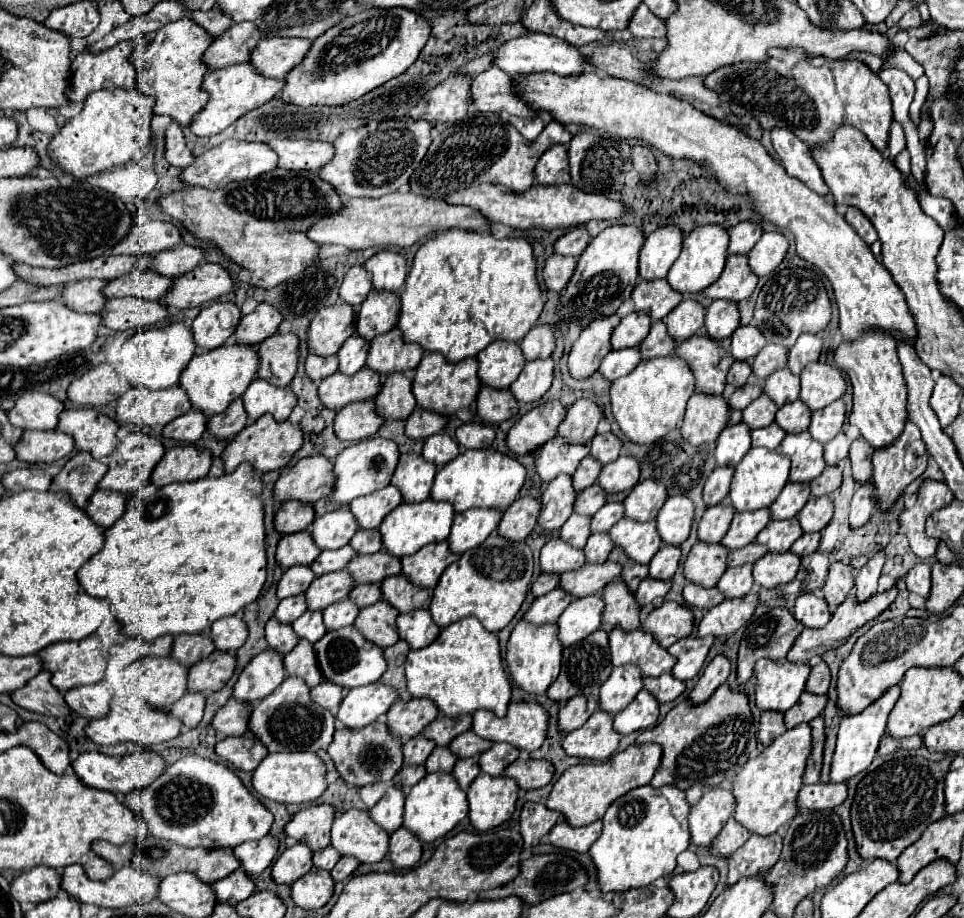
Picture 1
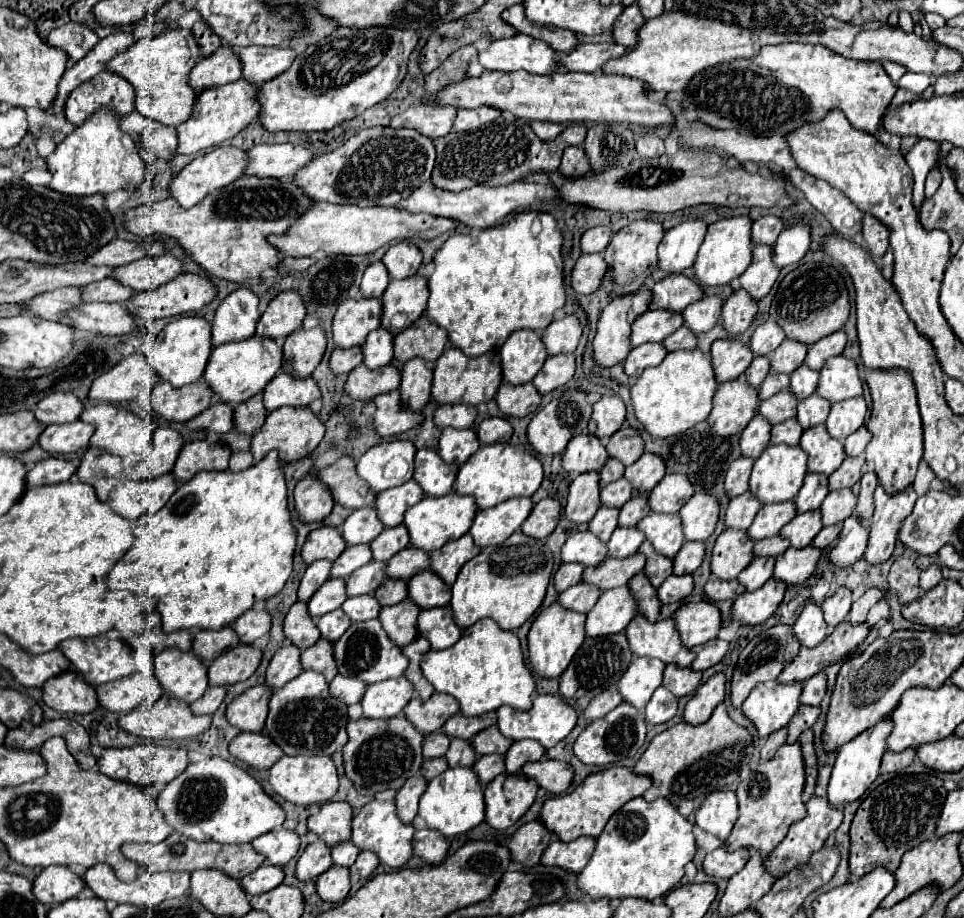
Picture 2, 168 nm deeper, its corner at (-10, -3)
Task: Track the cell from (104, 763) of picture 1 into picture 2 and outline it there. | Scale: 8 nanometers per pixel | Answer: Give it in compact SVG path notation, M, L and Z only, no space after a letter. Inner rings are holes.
M137 744L131 748L105 748L103 754L97 758L99 772L121 782L129 782L135 786L153 786L153 784L167 784L177 778L189 764L185 750L163 748L155 744Z

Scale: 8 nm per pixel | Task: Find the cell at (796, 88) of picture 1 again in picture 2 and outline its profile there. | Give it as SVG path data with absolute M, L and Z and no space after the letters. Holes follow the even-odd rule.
M779 44L763 46L755 58L733 60L701 72L691 80L683 108L687 114L697 112L695 118L713 128L733 128L753 136L787 136L839 108L857 130L881 138L883 116L895 92L897 86L881 62L843 58L821 44Z

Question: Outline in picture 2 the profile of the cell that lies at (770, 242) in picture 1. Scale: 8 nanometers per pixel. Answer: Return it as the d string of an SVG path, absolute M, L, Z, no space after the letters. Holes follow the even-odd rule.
M791 226L785 228L779 238L775 240L775 244L771 246L771 258L773 264L779 268L785 268L789 264L799 262L807 250L809 250L809 228L807 226Z

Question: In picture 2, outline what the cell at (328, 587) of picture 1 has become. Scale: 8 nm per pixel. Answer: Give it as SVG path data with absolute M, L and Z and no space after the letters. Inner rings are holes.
M371 560L369 564L365 564L363 568L355 570L351 576L347 576L345 580L345 590L347 596L361 596L361 594L373 594L379 584L383 584L385 574L383 574L383 562L375 562Z

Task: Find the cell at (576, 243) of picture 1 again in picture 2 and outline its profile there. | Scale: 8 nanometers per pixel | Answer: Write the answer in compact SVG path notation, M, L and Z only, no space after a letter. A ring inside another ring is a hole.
M597 226L597 228L589 228L583 236L581 236L581 252L603 252L605 246L609 244L611 238L611 230L605 226Z

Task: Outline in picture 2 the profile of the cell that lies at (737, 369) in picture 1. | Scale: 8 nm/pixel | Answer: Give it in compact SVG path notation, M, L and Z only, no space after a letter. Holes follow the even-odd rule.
M755 356L753 362L749 364L749 368L745 370L743 378L745 378L751 386L757 388L757 386L765 380L765 376L769 374L769 370L771 370L771 366L769 366L769 358L765 358L765 356Z

